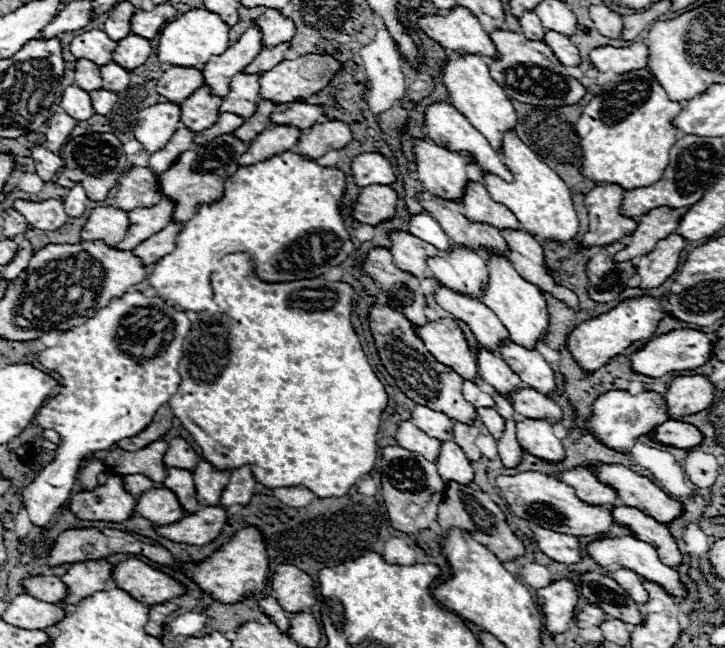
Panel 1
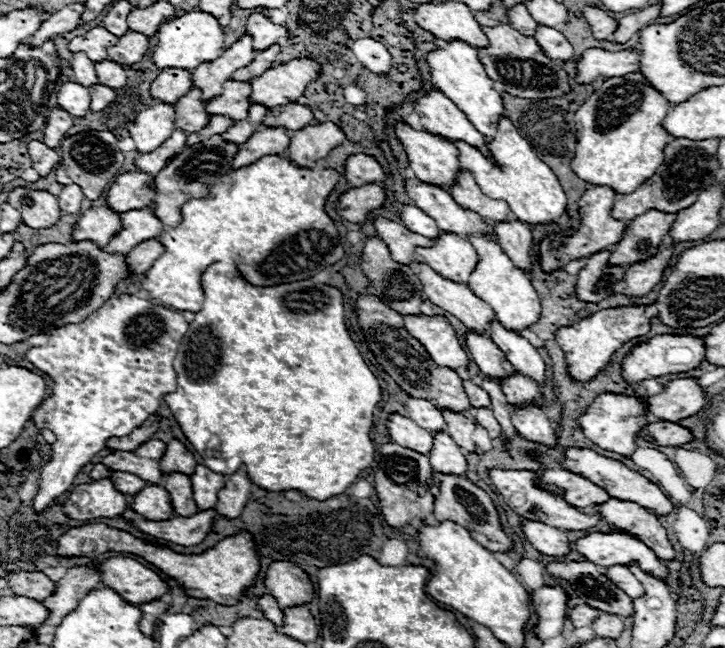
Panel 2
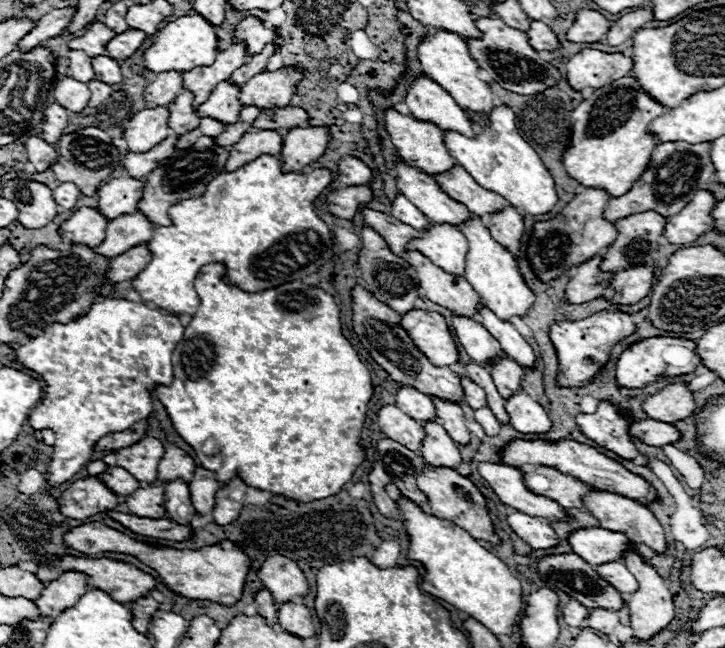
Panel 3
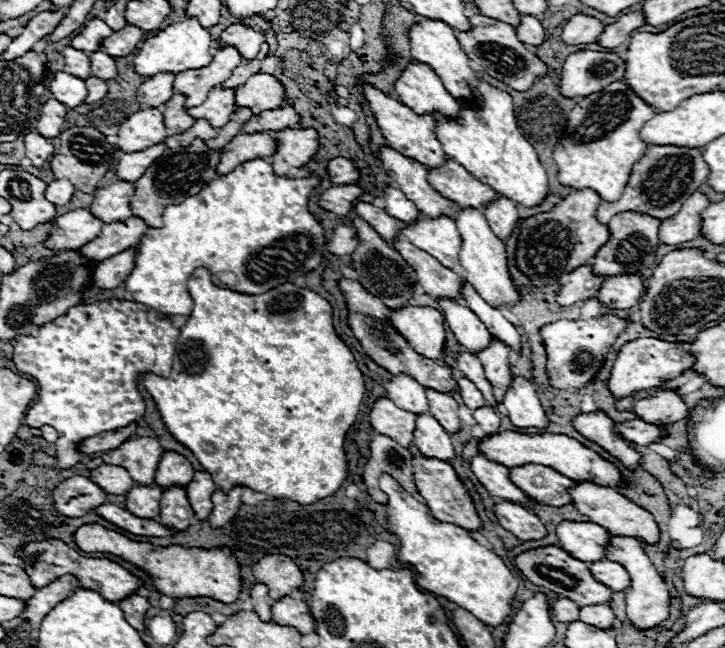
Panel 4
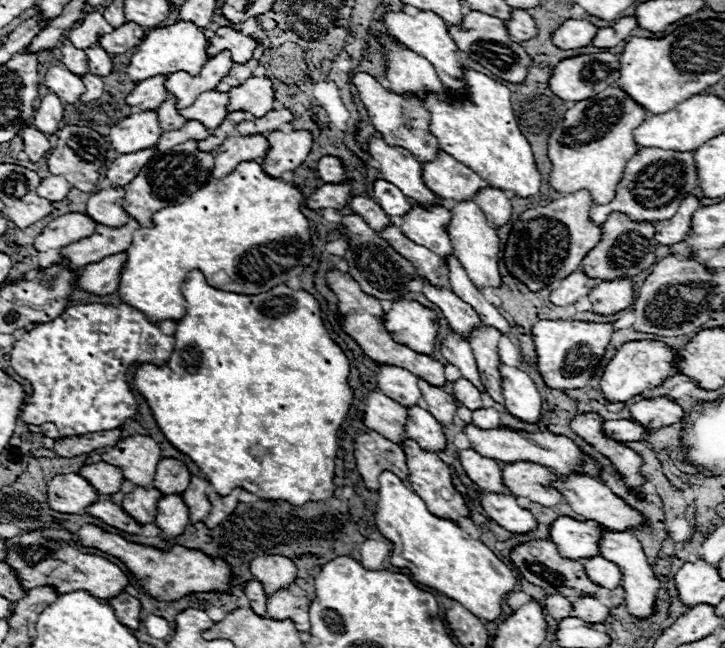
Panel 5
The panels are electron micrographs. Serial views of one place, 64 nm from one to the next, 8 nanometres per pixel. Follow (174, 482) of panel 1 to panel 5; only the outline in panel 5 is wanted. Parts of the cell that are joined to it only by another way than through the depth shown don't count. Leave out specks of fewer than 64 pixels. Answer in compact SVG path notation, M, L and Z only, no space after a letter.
M164 496L156 506L154 526L162 532L162 538L174 538L182 534L188 526L188 508L182 502L182 496Z

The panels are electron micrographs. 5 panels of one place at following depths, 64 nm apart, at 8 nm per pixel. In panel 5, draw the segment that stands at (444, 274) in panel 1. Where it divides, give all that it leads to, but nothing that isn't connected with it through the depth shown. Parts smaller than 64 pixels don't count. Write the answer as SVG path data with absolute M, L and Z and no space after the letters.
M414 202L410 212L406 216L402 216L398 224L406 238L430 248L434 254L444 258L446 254L454 252L450 238L442 228L448 220L450 220L450 212L446 206L438 204L430 210L426 210L422 204Z

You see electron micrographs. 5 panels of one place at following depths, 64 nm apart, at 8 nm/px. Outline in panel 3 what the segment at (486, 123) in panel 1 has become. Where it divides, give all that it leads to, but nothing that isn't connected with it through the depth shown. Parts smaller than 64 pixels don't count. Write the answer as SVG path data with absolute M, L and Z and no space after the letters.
M430 30L418 46L418 60L422 64L422 70L432 80L436 80L442 88L446 88L446 92L450 92L450 96L454 96L458 106L462 106L472 118L480 120L482 114L488 114L492 110L492 106L494 106L492 92L490 92L488 84L478 78L478 74L476 74L478 66L470 58L468 48L458 34L446 32L446 30Z

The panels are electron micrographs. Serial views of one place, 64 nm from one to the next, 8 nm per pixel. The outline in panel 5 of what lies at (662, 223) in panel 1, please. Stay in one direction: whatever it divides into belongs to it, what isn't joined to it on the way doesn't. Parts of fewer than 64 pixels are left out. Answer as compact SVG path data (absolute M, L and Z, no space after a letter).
M612 212L608 220L600 226L602 236L600 242L596 244L594 250L590 250L582 264L580 270L586 272L586 276L596 278L596 280L616 280L616 278L634 278L642 274L646 268L650 268L656 262L654 250L656 250L656 240L654 240L654 226L648 222L630 222L622 212Z

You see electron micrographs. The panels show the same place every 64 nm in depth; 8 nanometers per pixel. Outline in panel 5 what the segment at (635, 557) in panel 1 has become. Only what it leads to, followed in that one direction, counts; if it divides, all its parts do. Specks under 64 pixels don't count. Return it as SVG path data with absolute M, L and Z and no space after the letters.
M560 516L550 524L550 540L556 544L562 556L580 560L598 554L598 526L596 522L578 522L568 516Z

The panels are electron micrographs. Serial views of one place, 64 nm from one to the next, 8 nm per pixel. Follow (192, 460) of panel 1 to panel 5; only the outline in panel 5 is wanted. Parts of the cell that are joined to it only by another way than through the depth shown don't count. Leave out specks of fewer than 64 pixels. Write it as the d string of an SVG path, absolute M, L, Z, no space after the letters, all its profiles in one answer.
M162 458L158 462L158 470L154 476L152 486L162 494L182 494L186 490L186 484L190 484L190 472L180 460Z

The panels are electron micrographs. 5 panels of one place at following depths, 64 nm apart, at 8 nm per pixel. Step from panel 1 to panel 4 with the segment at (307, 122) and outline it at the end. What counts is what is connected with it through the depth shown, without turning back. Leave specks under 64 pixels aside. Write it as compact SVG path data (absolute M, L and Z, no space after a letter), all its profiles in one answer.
M286 106L286 108L276 108L276 110L270 110L270 112L262 112L258 116L252 116L242 126L242 132L246 132L246 134L254 134L254 132L278 132L278 130L296 126L298 122L300 122L300 118L294 112L294 108Z

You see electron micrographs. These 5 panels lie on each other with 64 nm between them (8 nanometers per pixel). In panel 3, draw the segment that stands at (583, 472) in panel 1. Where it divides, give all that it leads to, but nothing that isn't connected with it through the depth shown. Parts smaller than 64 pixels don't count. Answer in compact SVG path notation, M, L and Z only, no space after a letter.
M548 466L526 468L524 480L532 492L538 492L540 496L550 496L550 500L562 504L564 508L582 510L582 494L594 490L592 486Z

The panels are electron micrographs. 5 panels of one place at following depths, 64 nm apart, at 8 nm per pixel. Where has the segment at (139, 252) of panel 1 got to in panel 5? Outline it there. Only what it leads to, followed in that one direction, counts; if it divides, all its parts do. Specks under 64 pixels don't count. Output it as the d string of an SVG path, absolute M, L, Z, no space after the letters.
M114 254L114 256L106 256L106 260L86 264L78 272L76 288L96 296L106 296L116 292L124 262L126 262L126 254Z

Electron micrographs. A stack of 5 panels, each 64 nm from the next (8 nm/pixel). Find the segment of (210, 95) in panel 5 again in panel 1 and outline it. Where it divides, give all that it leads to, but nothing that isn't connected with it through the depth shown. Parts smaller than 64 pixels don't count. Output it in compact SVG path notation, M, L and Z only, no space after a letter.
M238 74L230 82L230 92L222 98L220 112L238 112L242 120L250 118L256 110L258 98L258 76L256 74Z

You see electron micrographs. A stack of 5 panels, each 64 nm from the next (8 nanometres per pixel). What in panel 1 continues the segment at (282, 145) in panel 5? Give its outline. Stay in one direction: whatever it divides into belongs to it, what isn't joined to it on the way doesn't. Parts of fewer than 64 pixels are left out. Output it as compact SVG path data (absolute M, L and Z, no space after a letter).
M326 120L322 124L314 124L312 128L304 130L298 138L298 144L292 148L296 154L318 160L330 150L340 150L352 142L350 126L338 120Z

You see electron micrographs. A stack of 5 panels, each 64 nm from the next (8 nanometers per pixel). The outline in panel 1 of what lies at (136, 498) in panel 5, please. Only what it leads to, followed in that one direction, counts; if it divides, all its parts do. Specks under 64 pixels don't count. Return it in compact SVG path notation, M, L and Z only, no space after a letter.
M166 488L146 490L136 500L136 514L154 524L172 524L184 516L174 492Z

